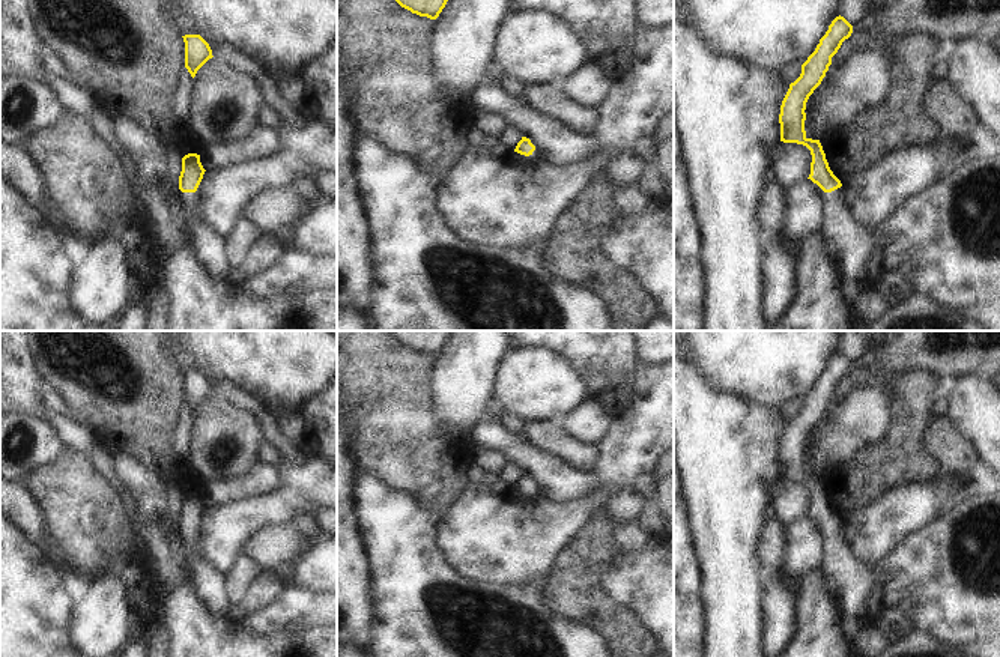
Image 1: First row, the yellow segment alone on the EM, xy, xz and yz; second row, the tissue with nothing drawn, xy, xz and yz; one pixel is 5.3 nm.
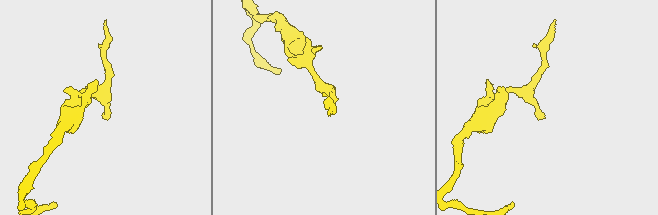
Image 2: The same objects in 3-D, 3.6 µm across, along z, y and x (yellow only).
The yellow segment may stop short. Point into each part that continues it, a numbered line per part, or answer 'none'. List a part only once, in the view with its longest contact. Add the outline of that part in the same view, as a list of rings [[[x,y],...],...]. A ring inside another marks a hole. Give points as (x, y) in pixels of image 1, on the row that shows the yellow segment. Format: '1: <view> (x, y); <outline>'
1: xz (536, 155); [[[535,147],[535,150],[529,156],[525,156],[525,155],[520,155],[520,153],[517,153],[517,155],[519,155],[520,161],[523,161],[526,164],[531,164],[531,162],[540,159],[540,150],[537,147]]]

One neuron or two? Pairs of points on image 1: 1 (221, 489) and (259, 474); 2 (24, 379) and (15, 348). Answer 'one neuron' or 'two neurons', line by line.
1: one neuron
2: one neuron

